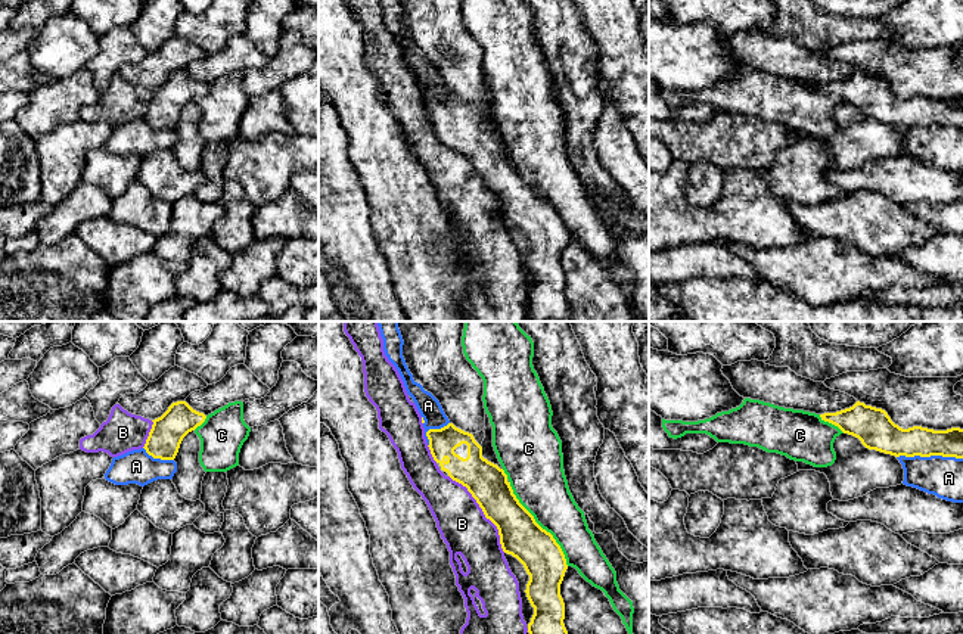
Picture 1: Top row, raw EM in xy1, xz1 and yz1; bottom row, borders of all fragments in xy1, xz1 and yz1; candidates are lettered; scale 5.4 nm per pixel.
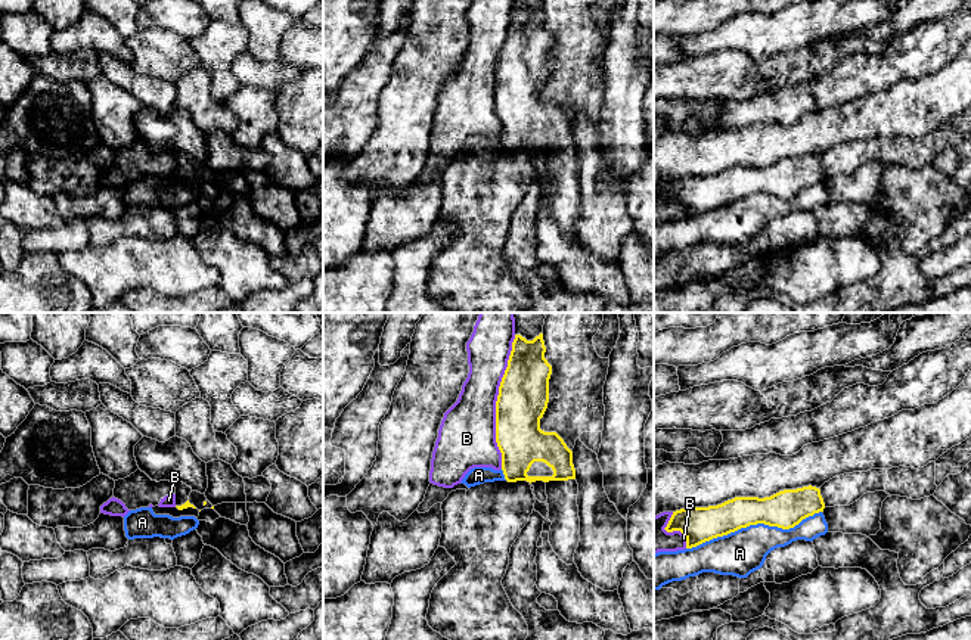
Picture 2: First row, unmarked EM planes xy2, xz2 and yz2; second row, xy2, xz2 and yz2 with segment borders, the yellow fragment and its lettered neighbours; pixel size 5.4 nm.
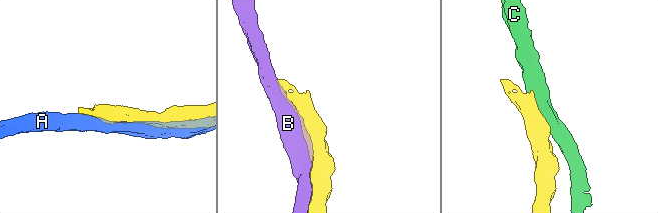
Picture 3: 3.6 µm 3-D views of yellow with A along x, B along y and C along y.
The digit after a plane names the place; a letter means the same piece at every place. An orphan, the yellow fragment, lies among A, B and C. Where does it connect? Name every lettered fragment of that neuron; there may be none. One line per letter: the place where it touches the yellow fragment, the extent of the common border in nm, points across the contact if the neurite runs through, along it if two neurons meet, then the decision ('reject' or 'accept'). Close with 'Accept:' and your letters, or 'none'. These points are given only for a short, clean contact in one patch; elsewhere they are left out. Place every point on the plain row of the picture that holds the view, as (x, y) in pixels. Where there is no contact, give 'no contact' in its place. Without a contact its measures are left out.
A: contact yz2 (753, 193); length 750 nm; reject
B: contact xz2 (496, 71); length 750 nm; reject
C: contact xz1 (537, 193); length 550 nm; reject
Accept: none

